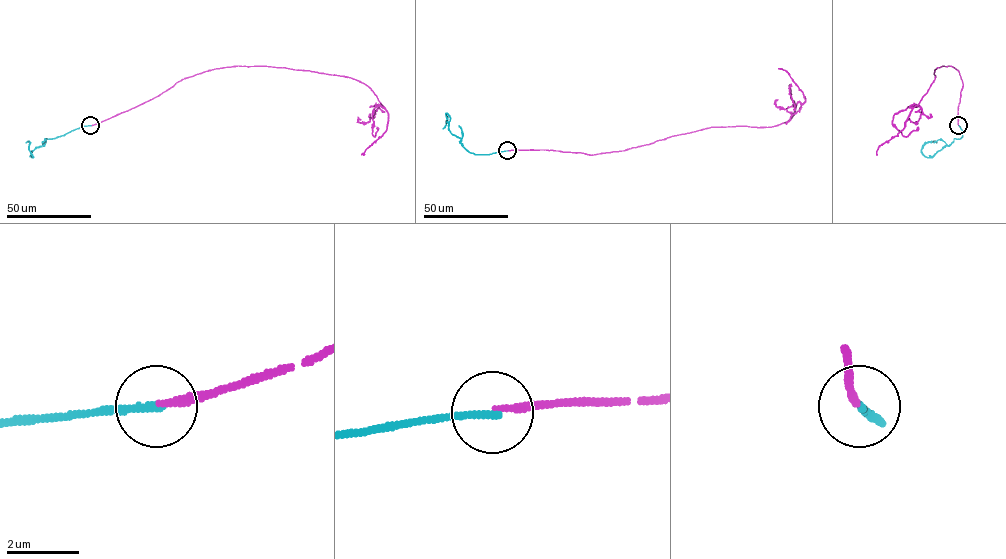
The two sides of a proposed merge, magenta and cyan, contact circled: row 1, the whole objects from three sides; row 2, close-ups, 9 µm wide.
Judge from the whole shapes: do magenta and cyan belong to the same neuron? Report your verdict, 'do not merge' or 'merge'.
do not merge

